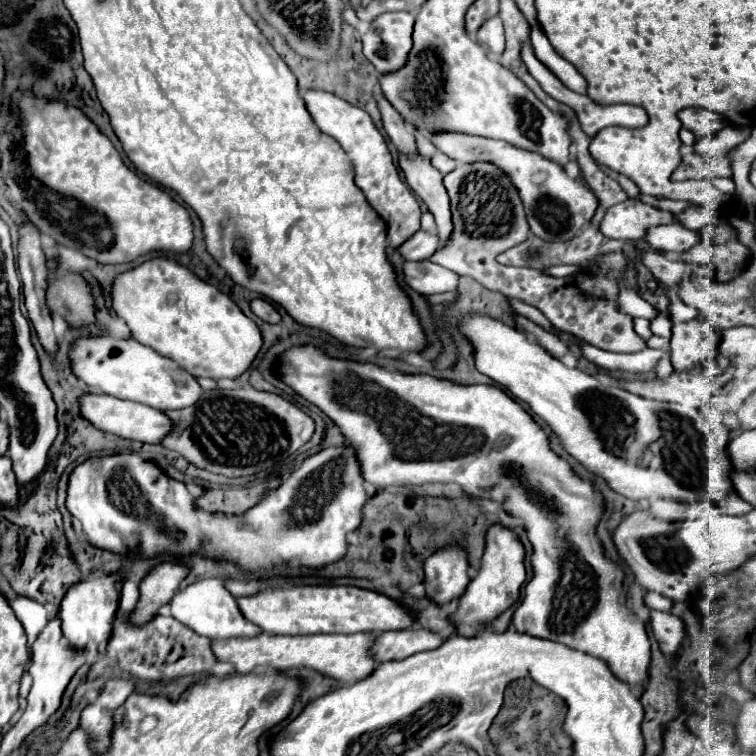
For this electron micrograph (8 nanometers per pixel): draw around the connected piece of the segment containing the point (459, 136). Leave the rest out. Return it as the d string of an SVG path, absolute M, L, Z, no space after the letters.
M452 131L432 133L430 141L434 143L434 147L438 151L446 153L448 157L452 157L456 161L462 161L462 163L486 161L486 163L496 165L500 171L504 171L510 177L512 185L520 193L530 231L544 241L572 239L574 231L578 231L590 223L590 219L598 207L598 197L588 185L568 177L564 167L560 167L558 163L554 163L534 151L518 149L506 141L464 135L464 133L452 133Z

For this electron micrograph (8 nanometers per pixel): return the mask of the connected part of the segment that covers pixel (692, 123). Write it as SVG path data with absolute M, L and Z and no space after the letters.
M682 109L678 113L682 127L692 131L696 137L710 137L724 127L724 121L718 113L708 109Z

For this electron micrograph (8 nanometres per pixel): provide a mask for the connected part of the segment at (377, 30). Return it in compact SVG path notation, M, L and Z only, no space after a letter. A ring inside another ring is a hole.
M408 11L384 13L370 23L370 31L362 37L364 57L376 67L378 75L394 73L408 63L412 27L414 15Z

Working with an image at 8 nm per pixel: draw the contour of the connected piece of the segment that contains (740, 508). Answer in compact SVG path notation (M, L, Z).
M736 490L729 492L724 500L719 504L718 513L725 515L740 516L750 512L750 504L744 501Z

